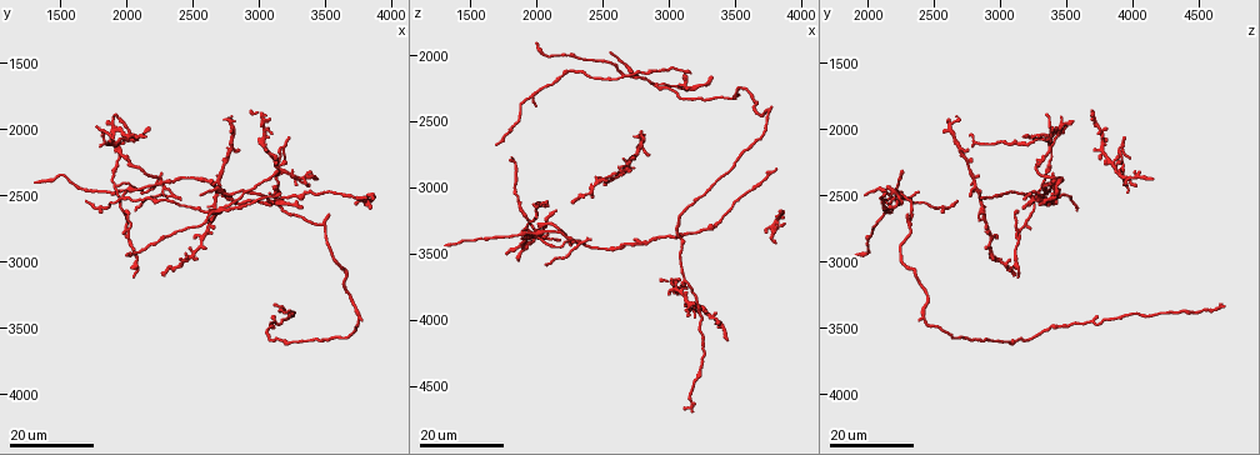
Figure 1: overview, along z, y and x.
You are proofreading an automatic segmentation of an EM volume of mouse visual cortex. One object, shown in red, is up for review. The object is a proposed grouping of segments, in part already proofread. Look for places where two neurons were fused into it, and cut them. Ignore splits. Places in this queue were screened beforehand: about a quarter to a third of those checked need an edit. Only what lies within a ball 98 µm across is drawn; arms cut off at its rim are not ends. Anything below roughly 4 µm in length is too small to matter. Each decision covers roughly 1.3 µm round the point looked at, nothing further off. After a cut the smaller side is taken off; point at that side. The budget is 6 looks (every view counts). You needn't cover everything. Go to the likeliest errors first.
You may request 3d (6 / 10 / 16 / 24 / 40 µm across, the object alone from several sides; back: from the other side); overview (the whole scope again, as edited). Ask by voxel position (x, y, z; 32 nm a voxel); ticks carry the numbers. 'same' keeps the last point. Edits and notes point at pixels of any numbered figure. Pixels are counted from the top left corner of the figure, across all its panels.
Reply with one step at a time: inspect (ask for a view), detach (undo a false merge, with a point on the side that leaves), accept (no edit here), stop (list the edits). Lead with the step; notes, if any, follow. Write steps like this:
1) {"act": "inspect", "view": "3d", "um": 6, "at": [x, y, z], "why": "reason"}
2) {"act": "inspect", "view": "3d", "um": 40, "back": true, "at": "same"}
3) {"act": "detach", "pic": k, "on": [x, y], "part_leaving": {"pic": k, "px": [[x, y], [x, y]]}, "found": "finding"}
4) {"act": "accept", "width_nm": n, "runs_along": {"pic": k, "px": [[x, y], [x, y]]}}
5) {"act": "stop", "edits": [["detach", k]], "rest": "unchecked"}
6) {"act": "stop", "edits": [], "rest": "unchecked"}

{"act": "inspect", "view": "3d", "um": 24, "at": [2860, 2460, 2220], "why": "four or more arms meet"}

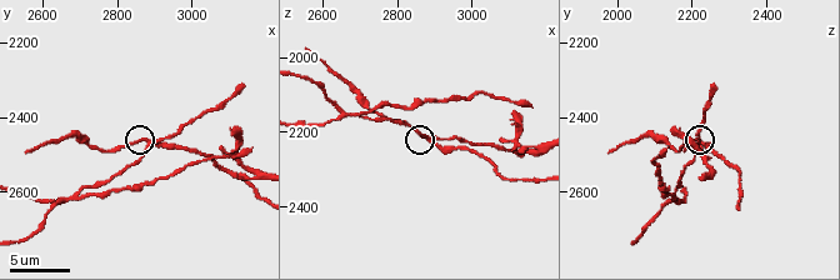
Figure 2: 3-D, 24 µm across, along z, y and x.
{"act": "inspect", "view": "3d", "um": 10, "at": [2890, 2460, 2220]}

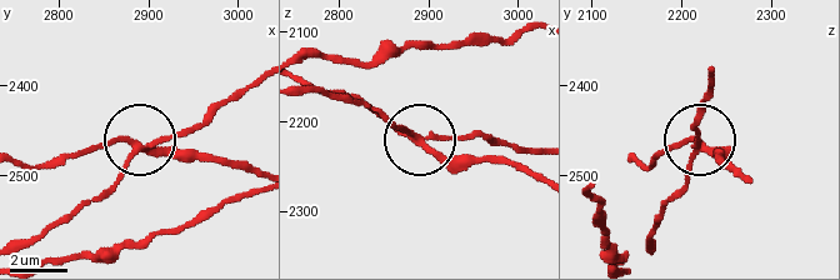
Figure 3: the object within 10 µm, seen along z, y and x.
{"act": "accept", "width_nm": 190, "found": "continuous, no second neuron"}

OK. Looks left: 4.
{"act": "inspect", "view": "3d", "um": 16, "at": [3180, 2300, 3860]}

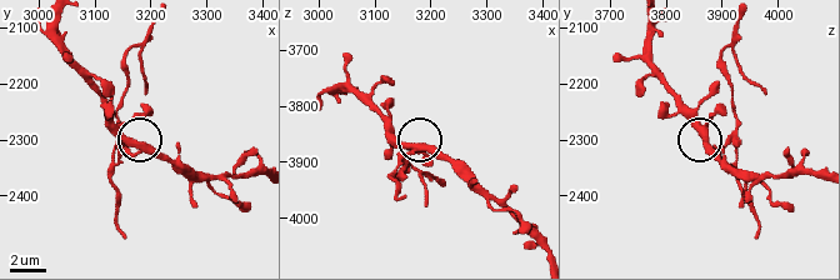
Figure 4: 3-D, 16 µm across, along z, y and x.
{"act": "inspect", "view": "3d", "um": 6, "at": [3185, 2320, 3880], "why": "zoom in"}

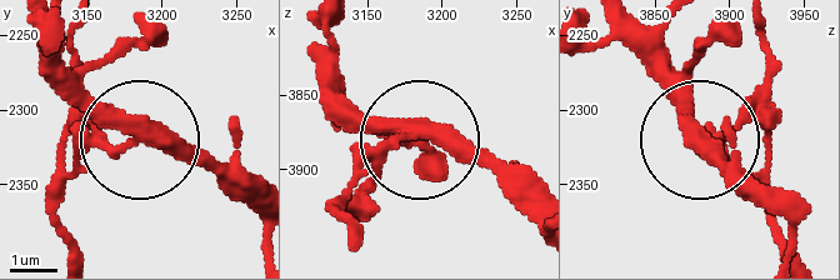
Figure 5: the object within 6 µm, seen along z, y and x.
{"act": "detach", "pic": 5, "on": [368, 190], "found": "a second neuron is stuck on"}

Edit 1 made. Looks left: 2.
{"act": "inspect", "view": "3d", "um": 16, "at": [2780, 2160, 2700], "why": "four or more arms meet"}

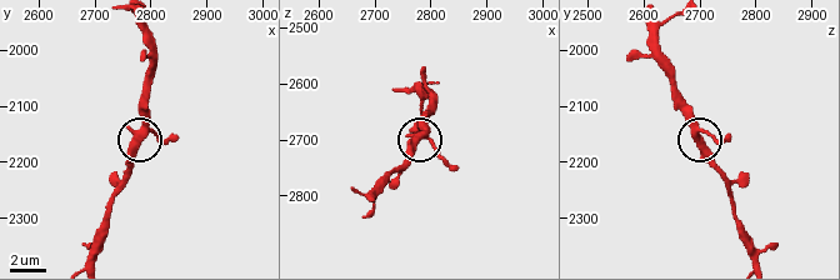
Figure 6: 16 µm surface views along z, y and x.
{"act": "inspect", "view": "3d", "um": 6, "at": [2785, 2155, 2695]}

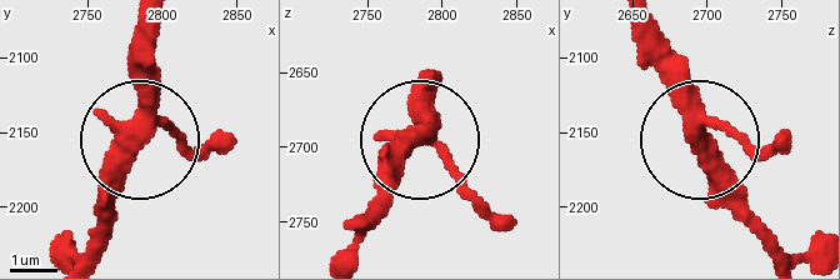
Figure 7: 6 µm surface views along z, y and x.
{"act": "accept", "arms": 4, "runs_along": {"pic": 7, "px": [[776, 258], [745, 186], [705, 138], [693, 78], [665, 34]]}, "found": "one neuron here"}

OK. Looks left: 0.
{"act": "stop", "edits": [["detach", 5]], "rest": "unchecked"}

